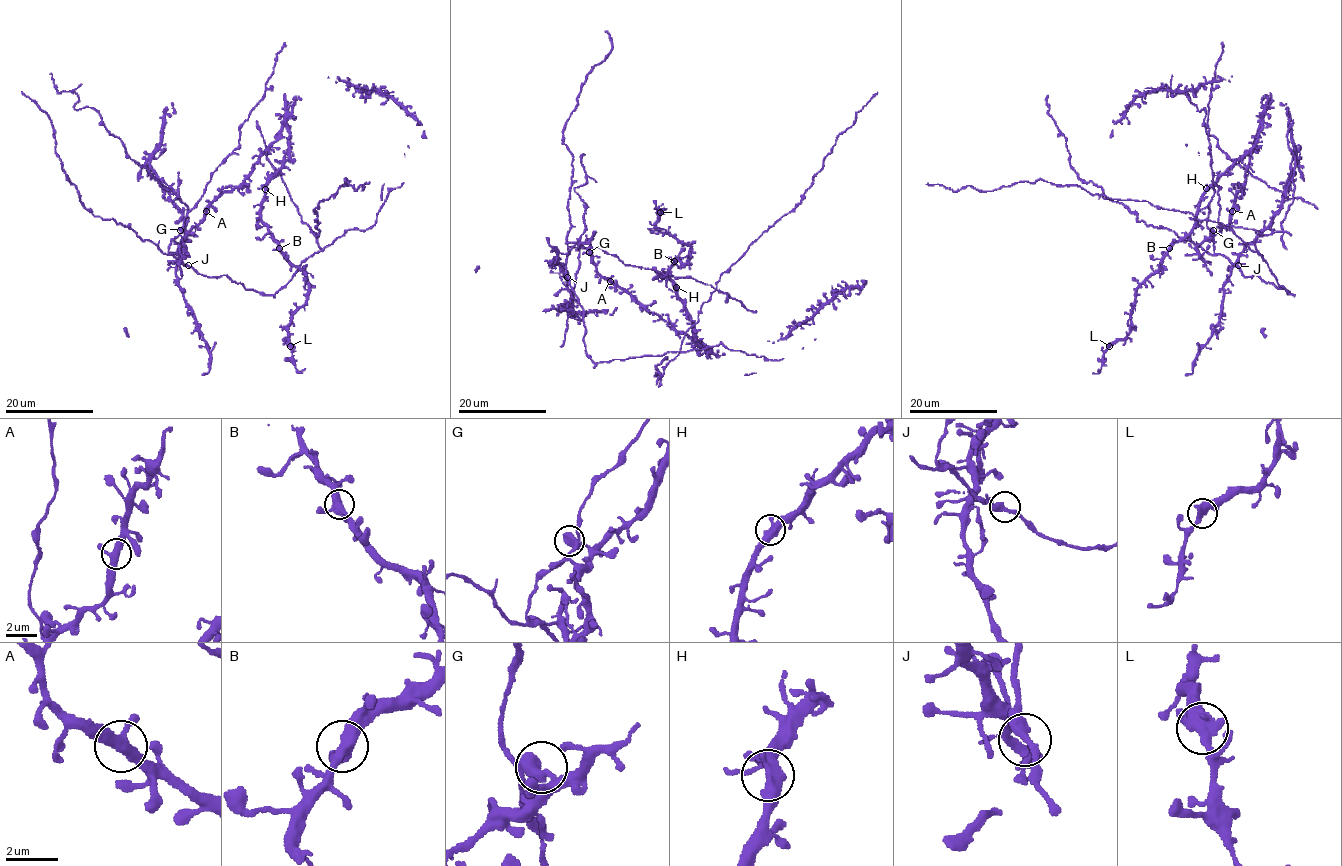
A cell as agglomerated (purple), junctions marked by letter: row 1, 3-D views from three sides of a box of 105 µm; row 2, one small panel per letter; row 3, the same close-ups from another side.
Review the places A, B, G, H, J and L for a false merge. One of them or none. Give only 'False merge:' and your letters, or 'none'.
False merge: none

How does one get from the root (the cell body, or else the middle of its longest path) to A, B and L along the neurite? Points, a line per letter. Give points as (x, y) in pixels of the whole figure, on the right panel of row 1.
A: (1237, 266), (1216, 254), (1209, 236), (1225, 228), (1232, 211)
B: (1237, 266), (1216, 254), (1209, 236), (1227, 226), (1261, 124), (1258, 141), (1219, 175), (1191, 231), (1169, 248)
L: (1237, 266), (1209, 236), (1227, 226), (1261, 124), (1139, 286), (1130, 333), (1109, 346)

